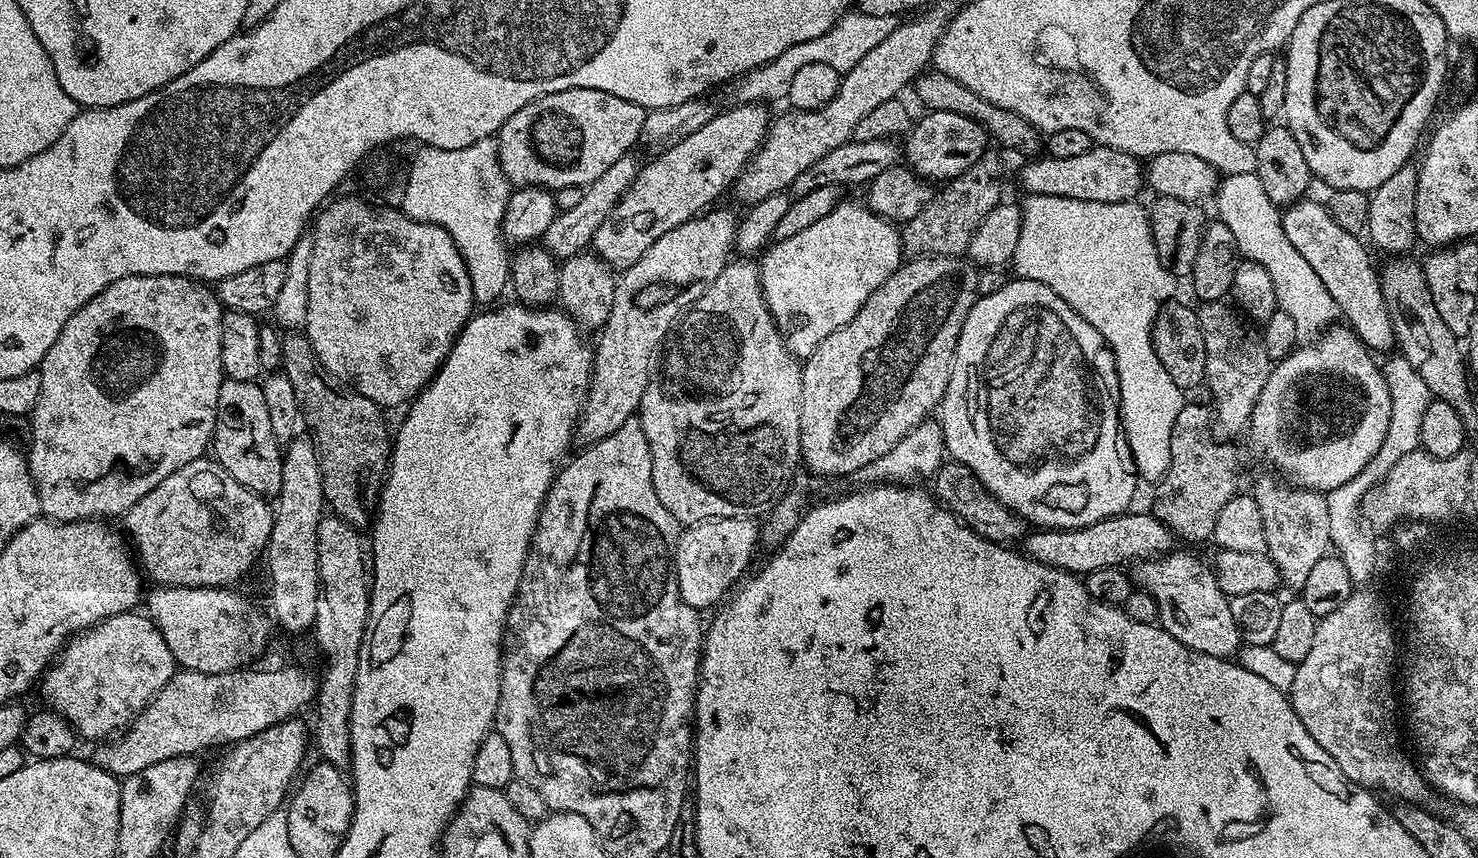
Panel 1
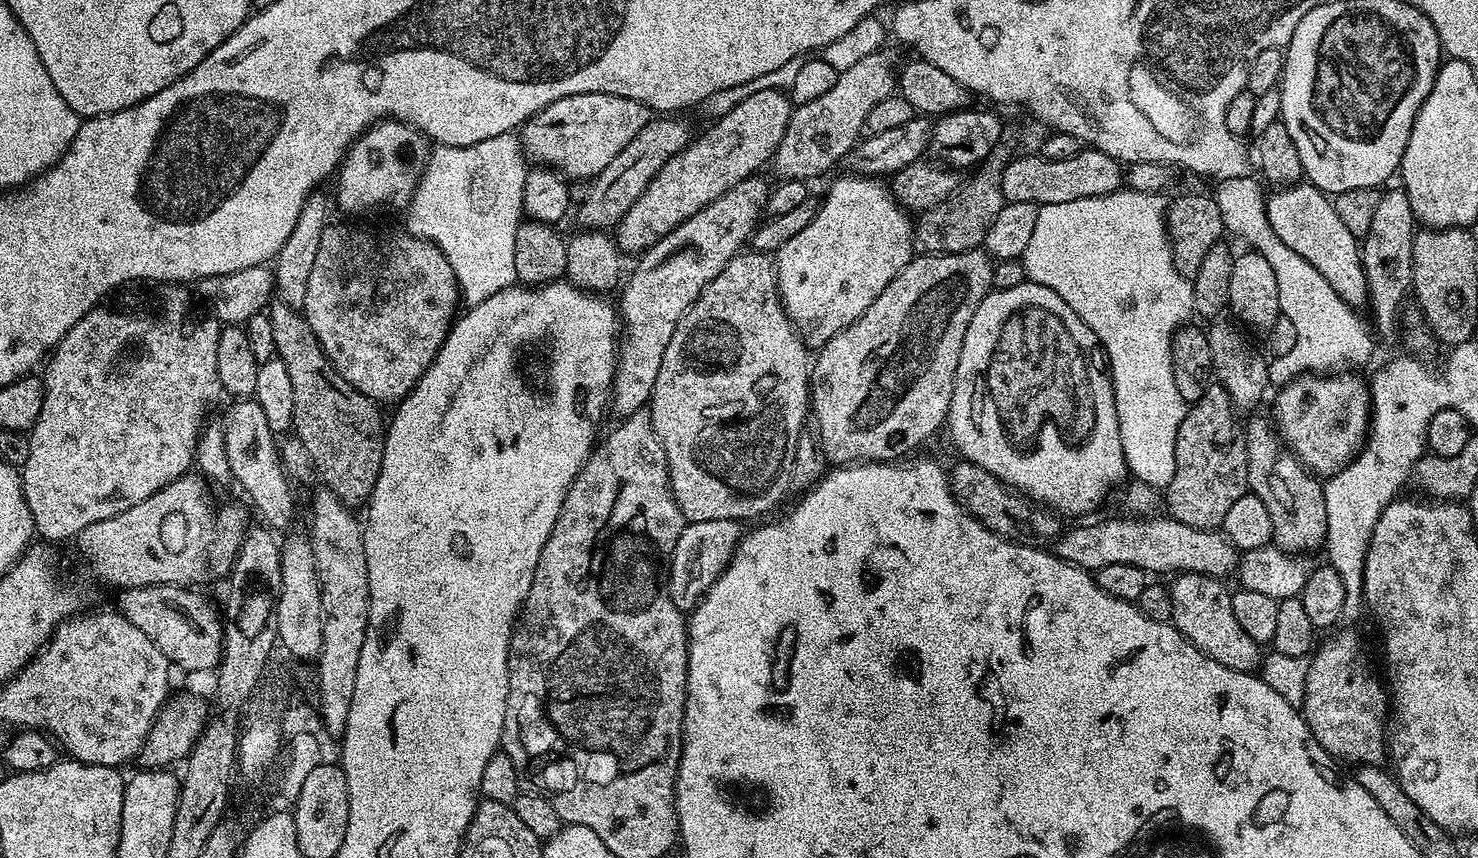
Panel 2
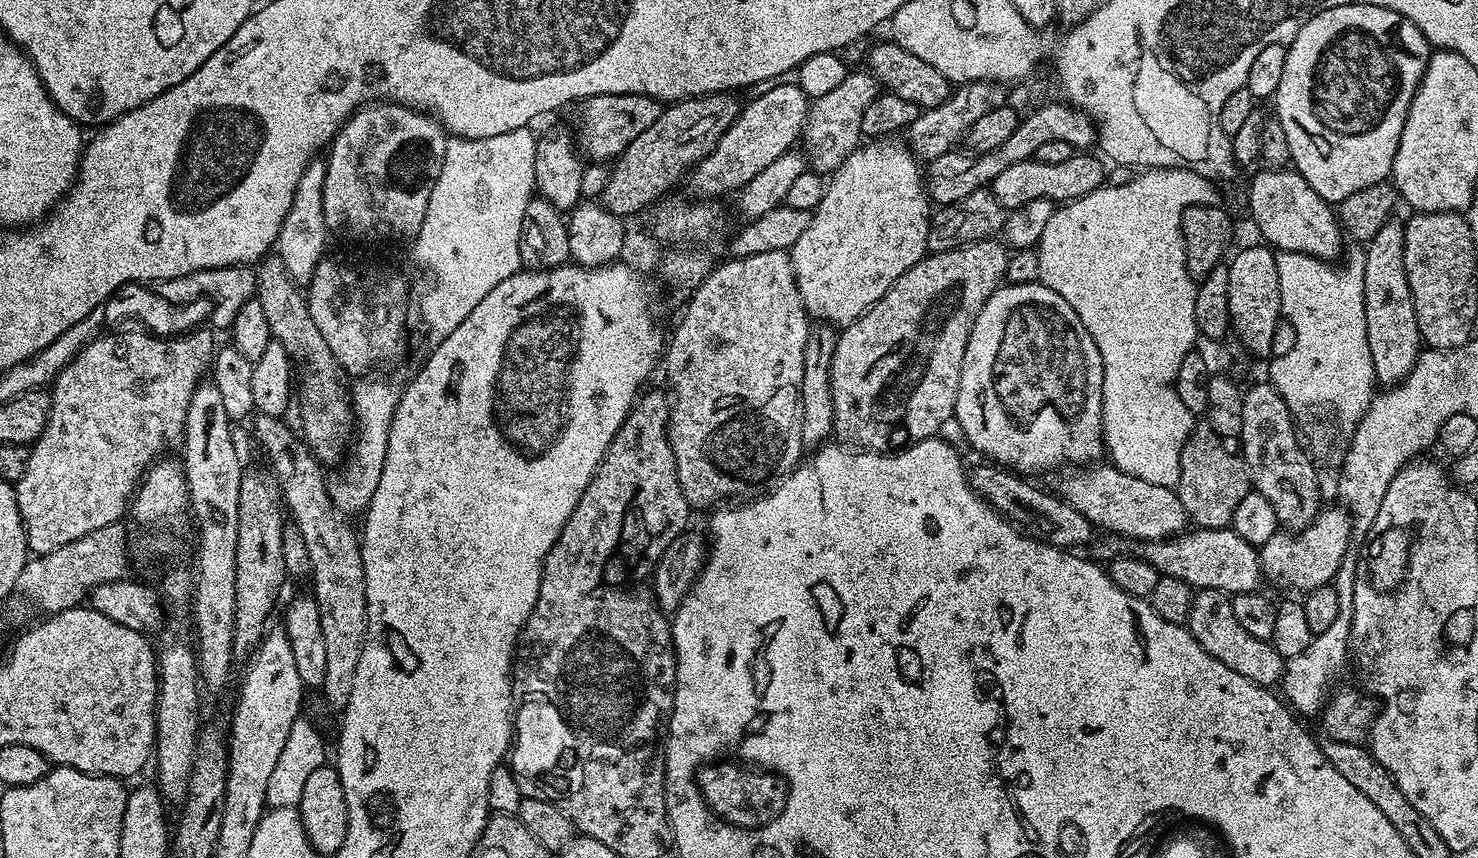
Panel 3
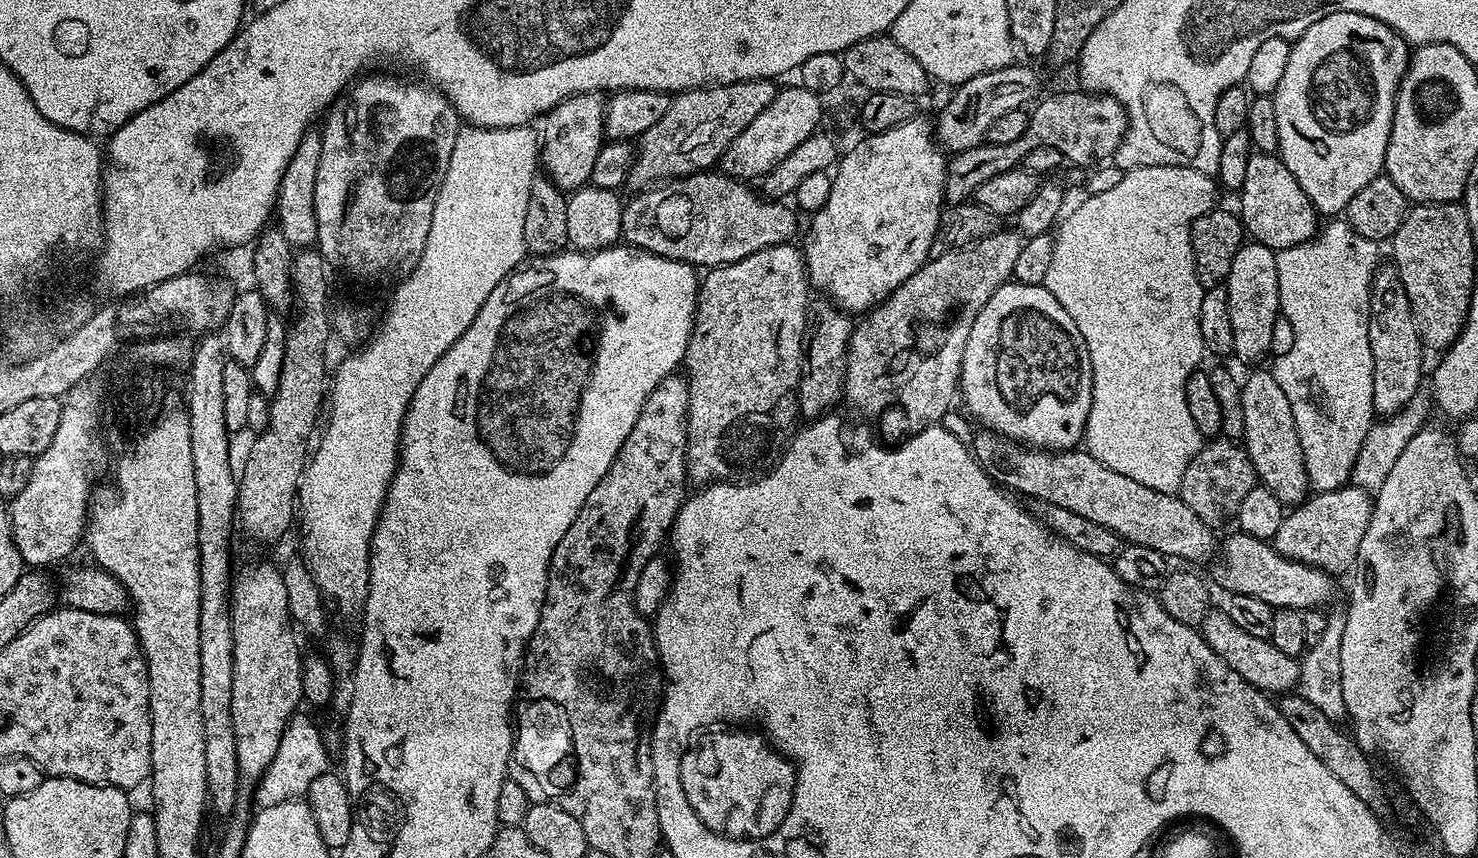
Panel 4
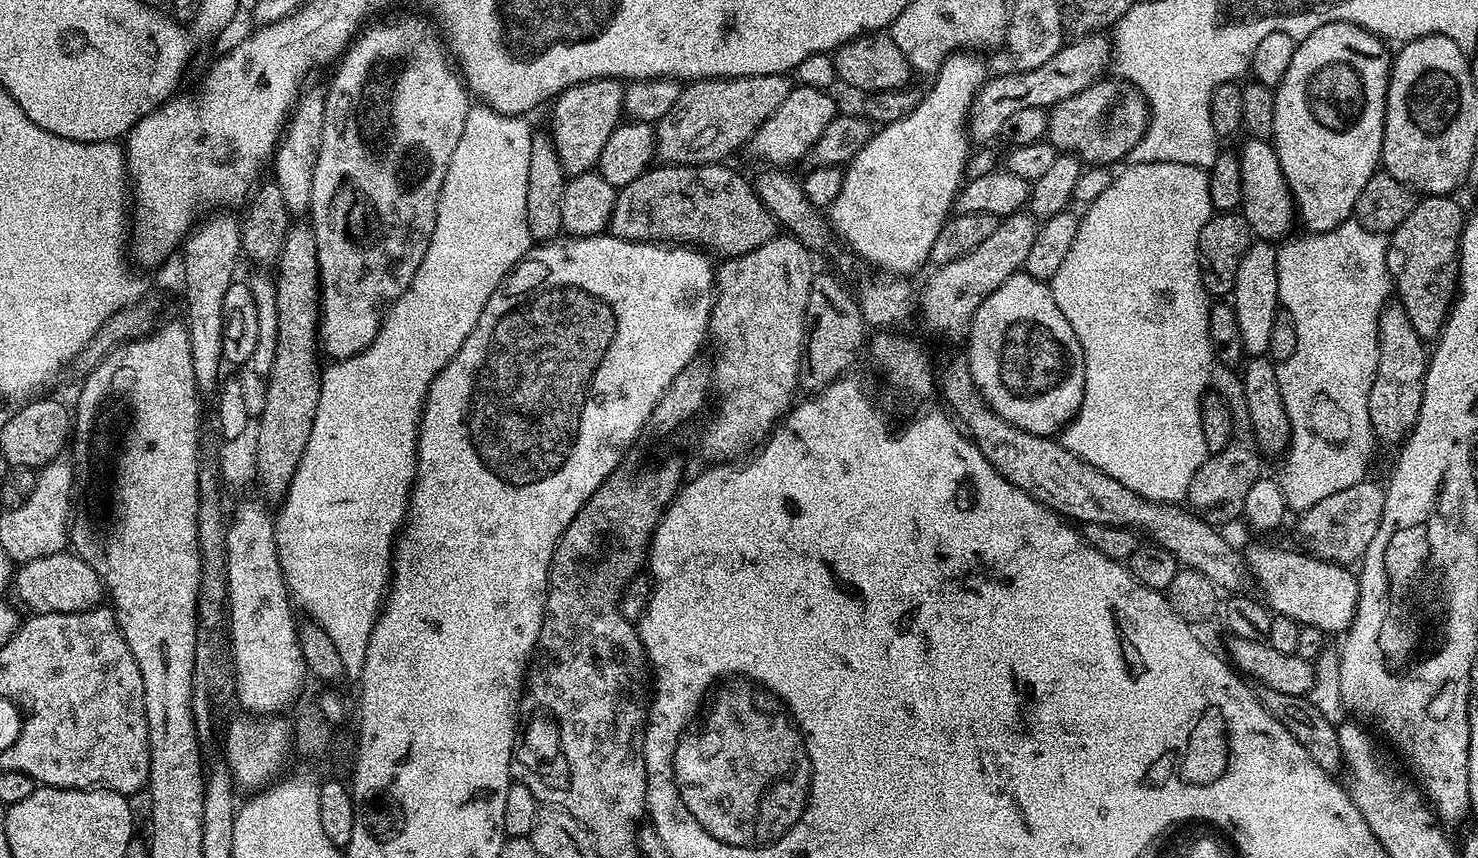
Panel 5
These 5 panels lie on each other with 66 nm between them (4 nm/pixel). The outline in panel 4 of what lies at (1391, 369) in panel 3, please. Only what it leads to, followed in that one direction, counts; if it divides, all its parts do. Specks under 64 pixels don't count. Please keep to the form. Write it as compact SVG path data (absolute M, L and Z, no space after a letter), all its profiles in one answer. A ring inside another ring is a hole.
M1384 262L1372 276L1370 294L1370 354L1374 358L1374 402L1373 413L1387 418L1403 410L1421 391L1420 378L1425 377L1424 356L1426 349L1420 340L1418 326L1414 326L1414 314L1410 310L1410 298L1406 298L1406 286L1398 278L1396 265Z

